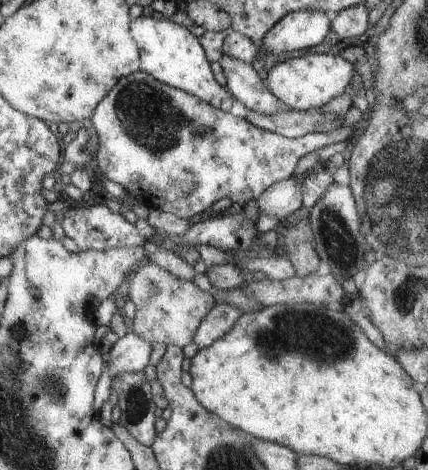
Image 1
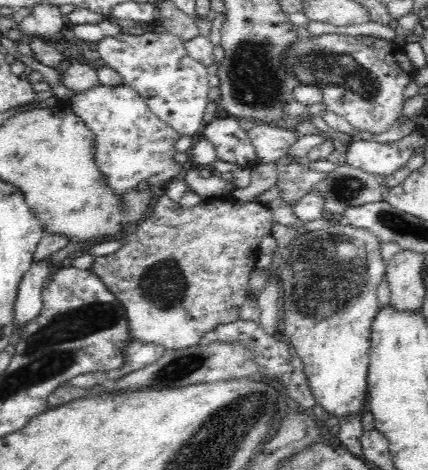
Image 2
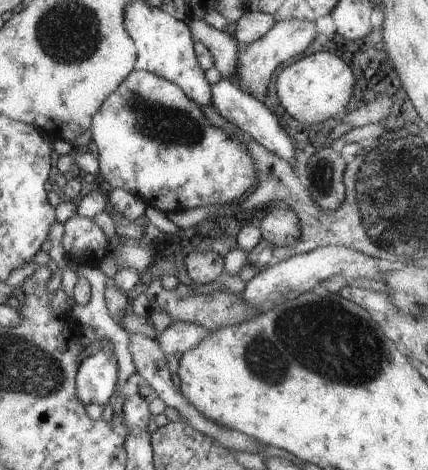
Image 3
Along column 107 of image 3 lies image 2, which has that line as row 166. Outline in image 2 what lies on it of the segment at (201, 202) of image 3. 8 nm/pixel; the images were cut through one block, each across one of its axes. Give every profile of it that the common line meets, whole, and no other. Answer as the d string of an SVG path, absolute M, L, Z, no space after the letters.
M98 85L77 93L70 107L86 123L94 135L94 159L106 183L116 195L124 195L138 187L152 186L164 189L168 180L182 176L189 165L174 161L175 142L181 138L171 126L162 122L131 86Z

